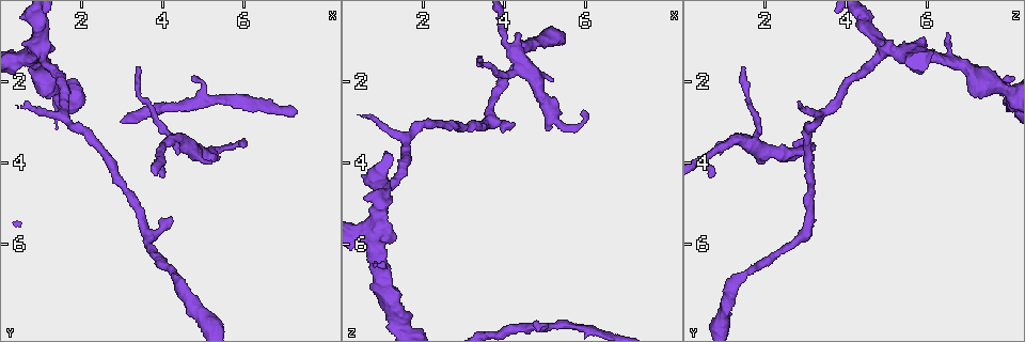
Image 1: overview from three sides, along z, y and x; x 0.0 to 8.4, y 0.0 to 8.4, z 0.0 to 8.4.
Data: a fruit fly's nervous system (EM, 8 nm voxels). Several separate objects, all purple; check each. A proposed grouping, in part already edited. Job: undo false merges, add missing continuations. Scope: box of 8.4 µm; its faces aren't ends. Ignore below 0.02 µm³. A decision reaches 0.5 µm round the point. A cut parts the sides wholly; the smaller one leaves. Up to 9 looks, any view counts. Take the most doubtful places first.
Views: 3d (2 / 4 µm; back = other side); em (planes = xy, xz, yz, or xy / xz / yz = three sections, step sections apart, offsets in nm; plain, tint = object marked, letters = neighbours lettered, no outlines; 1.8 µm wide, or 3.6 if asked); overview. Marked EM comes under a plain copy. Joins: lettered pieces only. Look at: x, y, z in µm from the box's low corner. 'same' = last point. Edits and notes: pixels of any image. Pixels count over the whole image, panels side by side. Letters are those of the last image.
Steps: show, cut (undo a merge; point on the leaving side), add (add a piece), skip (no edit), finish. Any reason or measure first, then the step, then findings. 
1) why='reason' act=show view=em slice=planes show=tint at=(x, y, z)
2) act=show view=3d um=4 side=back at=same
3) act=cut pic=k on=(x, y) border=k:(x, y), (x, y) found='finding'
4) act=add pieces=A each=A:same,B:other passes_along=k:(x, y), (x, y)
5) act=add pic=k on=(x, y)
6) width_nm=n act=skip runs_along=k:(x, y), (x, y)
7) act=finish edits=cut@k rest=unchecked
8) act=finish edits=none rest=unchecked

why='thin end' act=show view=3d um=4 at=(3.35, 1.60, 1.55)

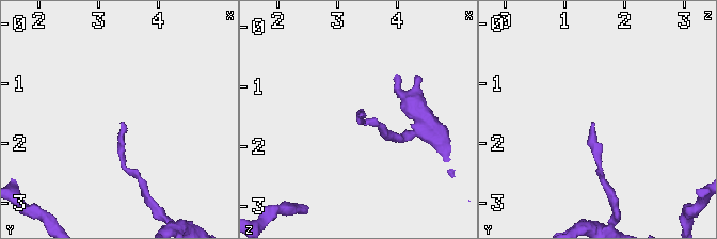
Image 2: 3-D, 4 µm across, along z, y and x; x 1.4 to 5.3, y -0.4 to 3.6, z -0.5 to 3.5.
act=show view=em slice=yz step=8 show=letters at=(3.40, 1.65, 1.55)

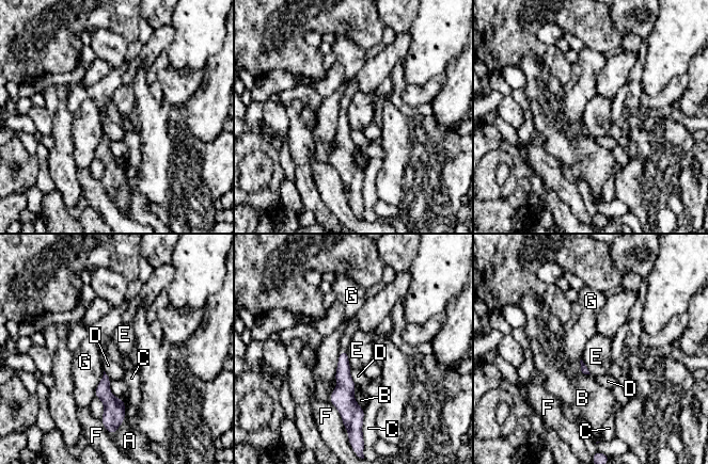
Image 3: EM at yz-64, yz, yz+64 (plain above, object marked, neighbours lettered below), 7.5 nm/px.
why='cut it another way' act=show view=em slice=planes show=letters at=same

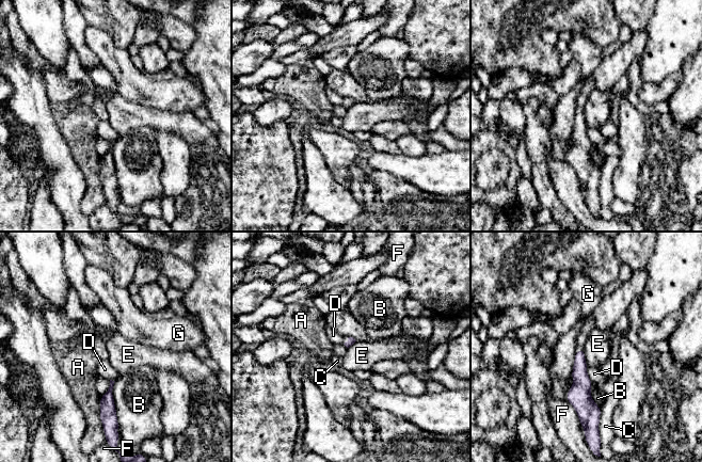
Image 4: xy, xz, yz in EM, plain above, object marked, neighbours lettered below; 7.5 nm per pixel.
act=skip each=A:other,B:other,C:other,D:other,E:other,F:other,G:other border=4:(583, 349), (587, 365) found='no lettered piece goes on from it'

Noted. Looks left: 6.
why='branch stops here' act=show view=3d um=4 at=(0.80, 0.75, 6.50)

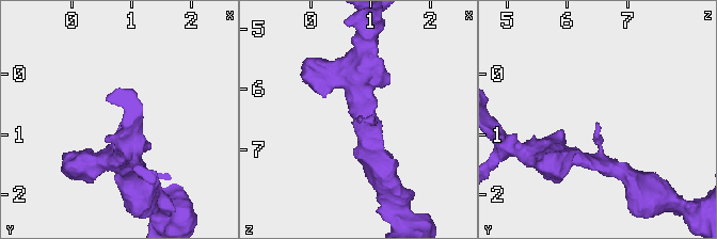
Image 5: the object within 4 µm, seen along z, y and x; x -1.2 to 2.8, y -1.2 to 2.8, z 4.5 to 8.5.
why='now the EM' act=show view=em slice=planes show=letters at=(0.80, 0.75, 6.50)

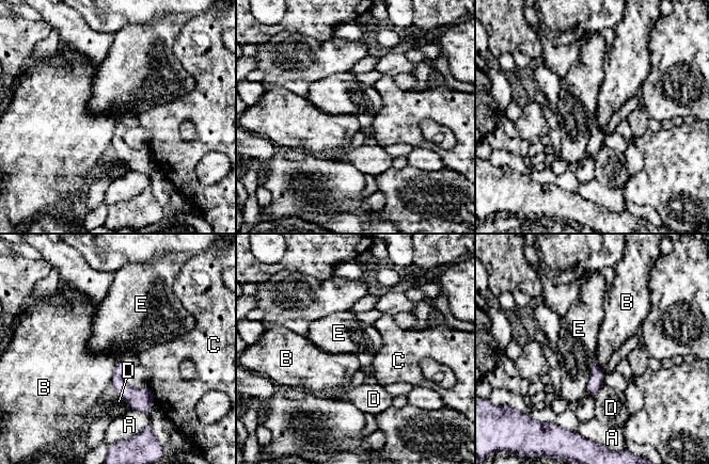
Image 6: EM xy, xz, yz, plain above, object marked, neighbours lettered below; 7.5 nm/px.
act=skip each=A:other,B:other,C:other,D:other,E:other found='none of them fits'

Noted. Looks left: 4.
act=show view=em slice=planes show=letters at=(4.30, 5.45, 3.00)

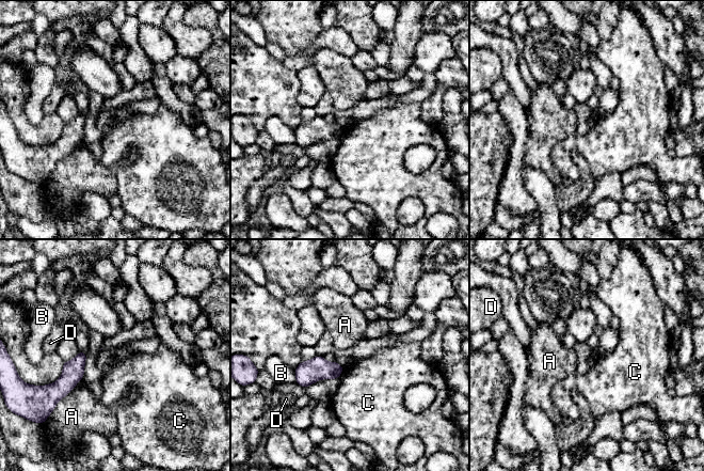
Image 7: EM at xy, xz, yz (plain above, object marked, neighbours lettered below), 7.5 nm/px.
longest_contact=A:320nm act=skip each=A:other,B:other,C:other,D:other border=7:(345, 367), (337, 378) found='no lettered piece goes on from it'

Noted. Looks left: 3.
why='thin neck' act=show view=em um=3.6 slice=yz step=4 show=letters at=(1.45, 2.20, 7.85)

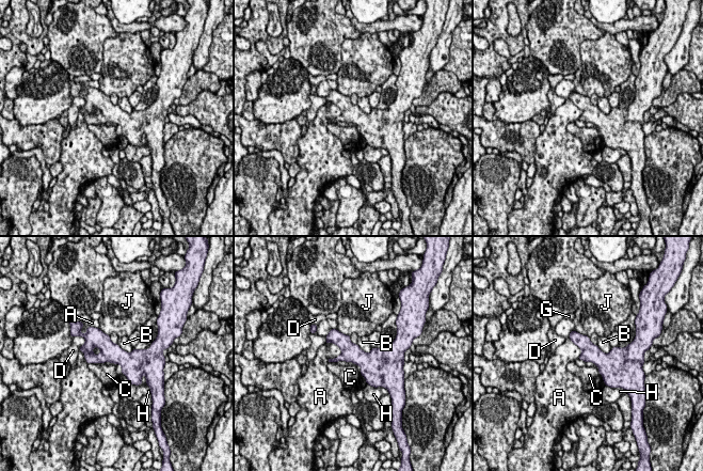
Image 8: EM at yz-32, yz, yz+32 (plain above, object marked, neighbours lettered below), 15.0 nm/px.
longest_contact=A:320nm act=skip each=A:other,B:other,C:other,D:other,G:other,H:other,J:other border=8:(104, 362), (91, 362), (89, 364) found='one neuron here'

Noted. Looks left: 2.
act=finish edits=none rest=unchecked

